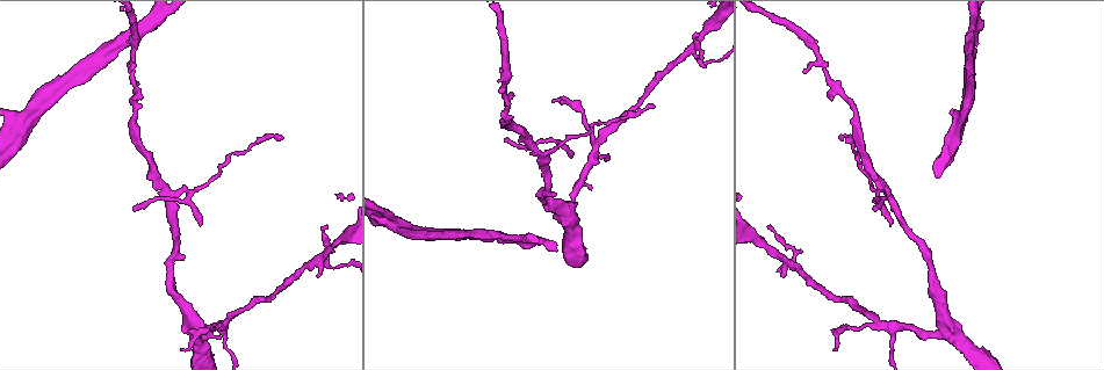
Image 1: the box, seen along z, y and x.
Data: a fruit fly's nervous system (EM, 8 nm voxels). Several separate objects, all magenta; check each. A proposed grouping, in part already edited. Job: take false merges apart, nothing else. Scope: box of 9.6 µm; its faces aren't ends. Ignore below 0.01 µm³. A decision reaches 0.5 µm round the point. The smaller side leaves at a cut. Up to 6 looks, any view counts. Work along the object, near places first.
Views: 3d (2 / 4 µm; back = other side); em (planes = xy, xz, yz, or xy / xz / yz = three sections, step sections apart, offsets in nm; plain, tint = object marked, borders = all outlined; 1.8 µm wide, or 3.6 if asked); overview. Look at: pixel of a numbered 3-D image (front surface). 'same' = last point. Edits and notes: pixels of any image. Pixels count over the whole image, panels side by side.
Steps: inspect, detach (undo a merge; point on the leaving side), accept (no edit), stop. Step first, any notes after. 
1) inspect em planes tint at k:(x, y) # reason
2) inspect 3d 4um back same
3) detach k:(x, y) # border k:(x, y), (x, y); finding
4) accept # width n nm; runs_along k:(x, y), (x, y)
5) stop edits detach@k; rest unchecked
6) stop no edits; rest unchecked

inspect 3d 4um at 1:(226, 323) # four arms meet

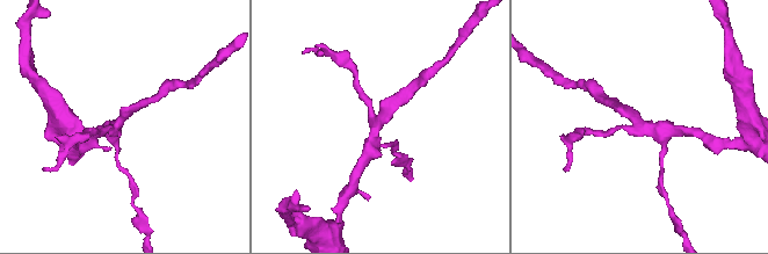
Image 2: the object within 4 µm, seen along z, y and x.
inspect em planes tint at 2:(641, 127) # arms 4

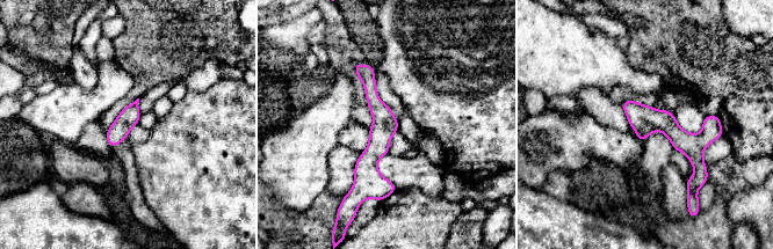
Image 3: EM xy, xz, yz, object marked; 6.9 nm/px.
accept # runs_along 3:(358, 67), (380, 111), (370, 178), (381, 192); all the same neuron

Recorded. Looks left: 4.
inspect em xz step 4 tint at 1:(690, 49) # sharp bend

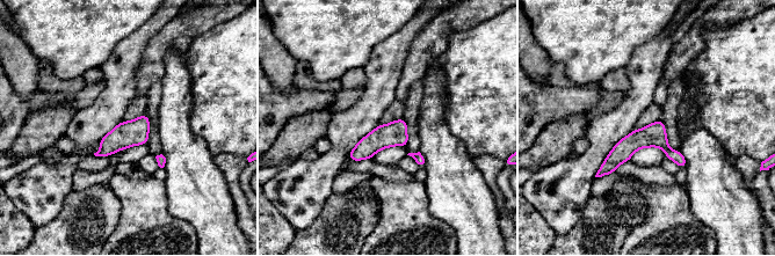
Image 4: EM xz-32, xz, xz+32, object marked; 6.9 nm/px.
accept # runs_along 4:(682, 160), (658, 140), (635, 140), (600, 173); one neuron here

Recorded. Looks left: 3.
inspect 3d 2um at 1:(504, 87) # narrows sharply

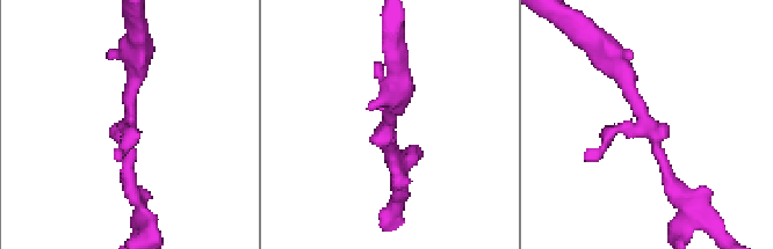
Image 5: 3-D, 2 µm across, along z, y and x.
inspect em planes tint at 5:(386, 134)

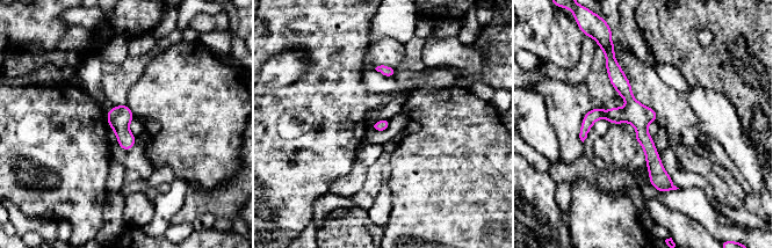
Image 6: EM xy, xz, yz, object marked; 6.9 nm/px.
accept # width 80 nm; all the same neuron

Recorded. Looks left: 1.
stop no edits; rest unchecked

